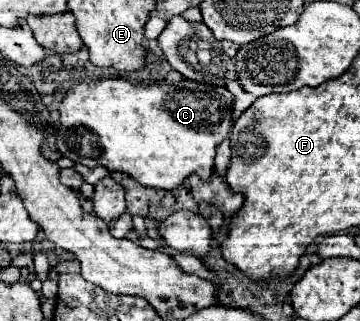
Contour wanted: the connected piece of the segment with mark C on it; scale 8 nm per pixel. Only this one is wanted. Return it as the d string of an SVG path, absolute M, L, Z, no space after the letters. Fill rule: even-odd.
M118 77L78 83L68 91L60 105L60 131L56 147L74 163L88 167L102 165L110 171L120 171L136 179L144 187L172 191L182 187L194 173L204 181L212 177L216 147L230 137L234 125L232 103L234 97L226 87L190 83L188 79L178 85L164 85L164 81L140 85Z

